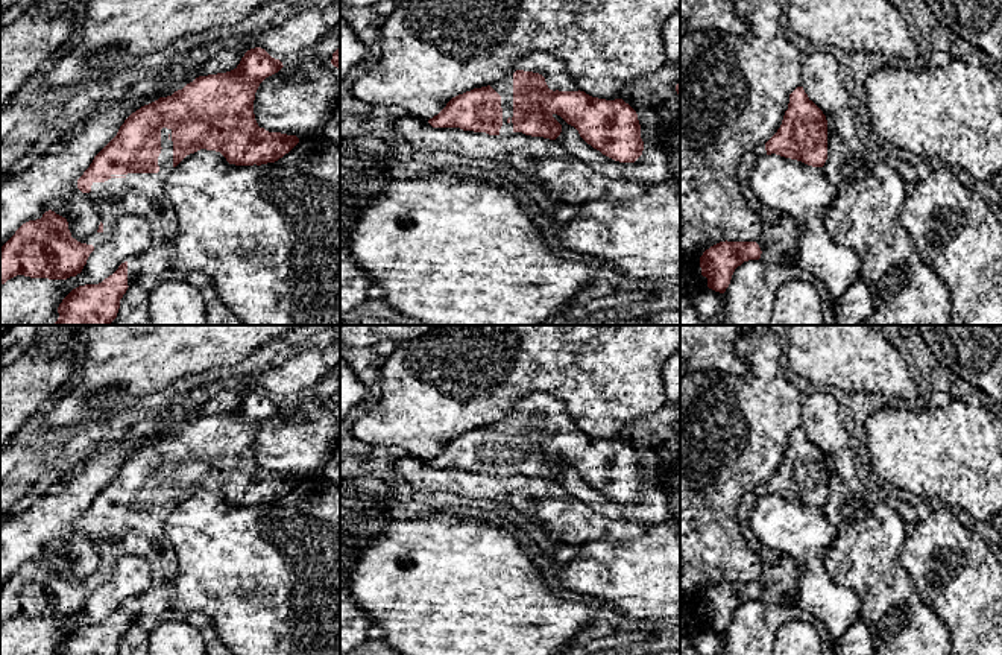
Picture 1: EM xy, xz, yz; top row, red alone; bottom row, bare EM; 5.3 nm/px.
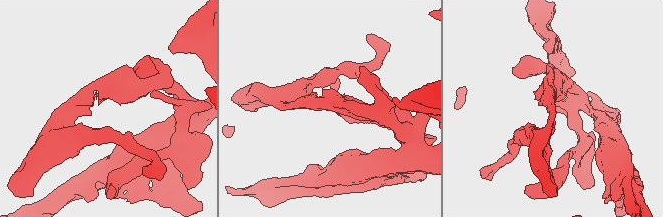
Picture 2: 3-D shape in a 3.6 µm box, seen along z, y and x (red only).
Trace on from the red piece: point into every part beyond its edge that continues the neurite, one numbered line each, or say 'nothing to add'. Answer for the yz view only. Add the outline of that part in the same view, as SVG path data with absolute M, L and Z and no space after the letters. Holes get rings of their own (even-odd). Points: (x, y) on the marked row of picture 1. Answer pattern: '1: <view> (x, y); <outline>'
1: yz (779, 239); M765 144L747 152L738 172L741 193L744 195L748 207L752 207L761 217L762 233L756 240L762 251L759 260L767 264L797 264L802 223L782 210L764 205L750 187L748 175L753 164L764 155L767 155Z

